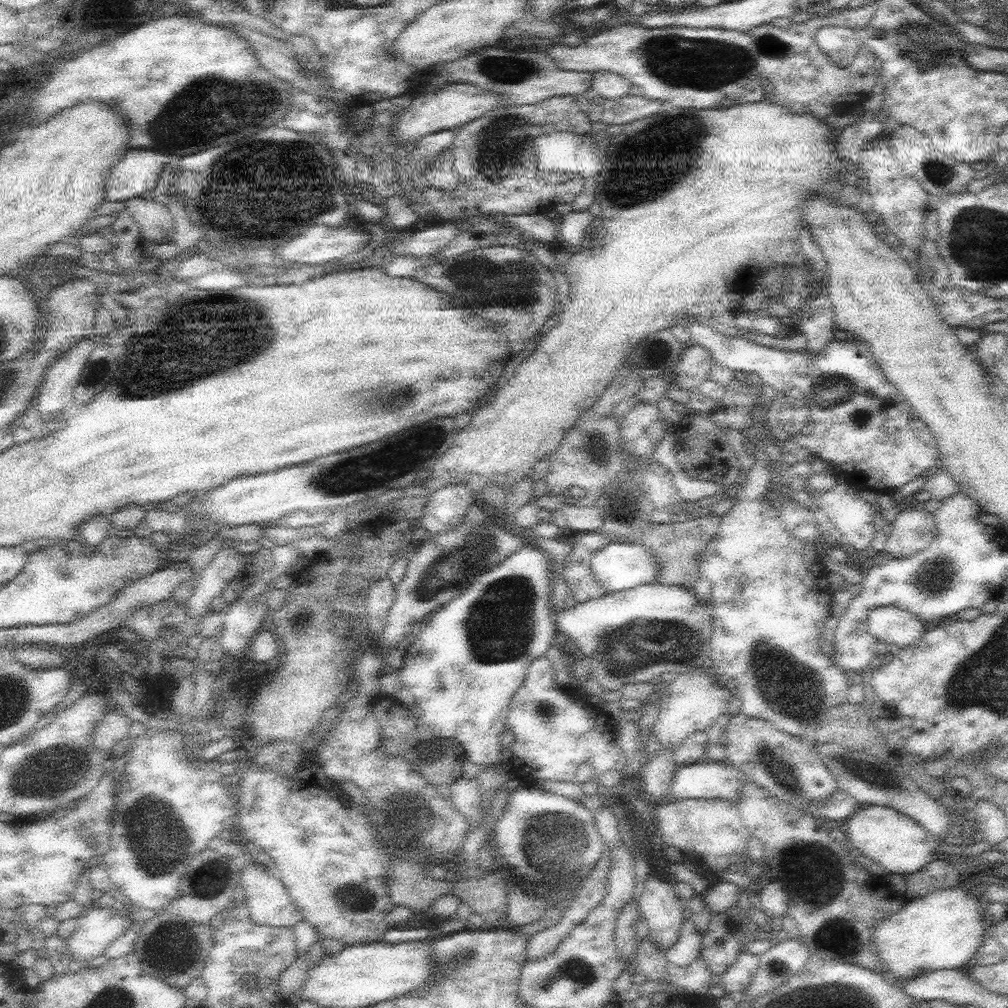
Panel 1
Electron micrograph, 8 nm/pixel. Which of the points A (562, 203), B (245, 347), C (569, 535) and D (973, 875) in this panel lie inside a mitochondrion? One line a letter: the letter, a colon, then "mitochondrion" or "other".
A: other
B: mitochondrion
C: other
D: other

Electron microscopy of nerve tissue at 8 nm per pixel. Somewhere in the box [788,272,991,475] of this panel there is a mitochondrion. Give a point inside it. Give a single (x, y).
(829, 389)

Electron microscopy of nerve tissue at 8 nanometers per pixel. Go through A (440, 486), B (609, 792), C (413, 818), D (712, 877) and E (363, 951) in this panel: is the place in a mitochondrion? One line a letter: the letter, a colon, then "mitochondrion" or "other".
A: other
B: other
C: mitochondrion
D: other
E: other

